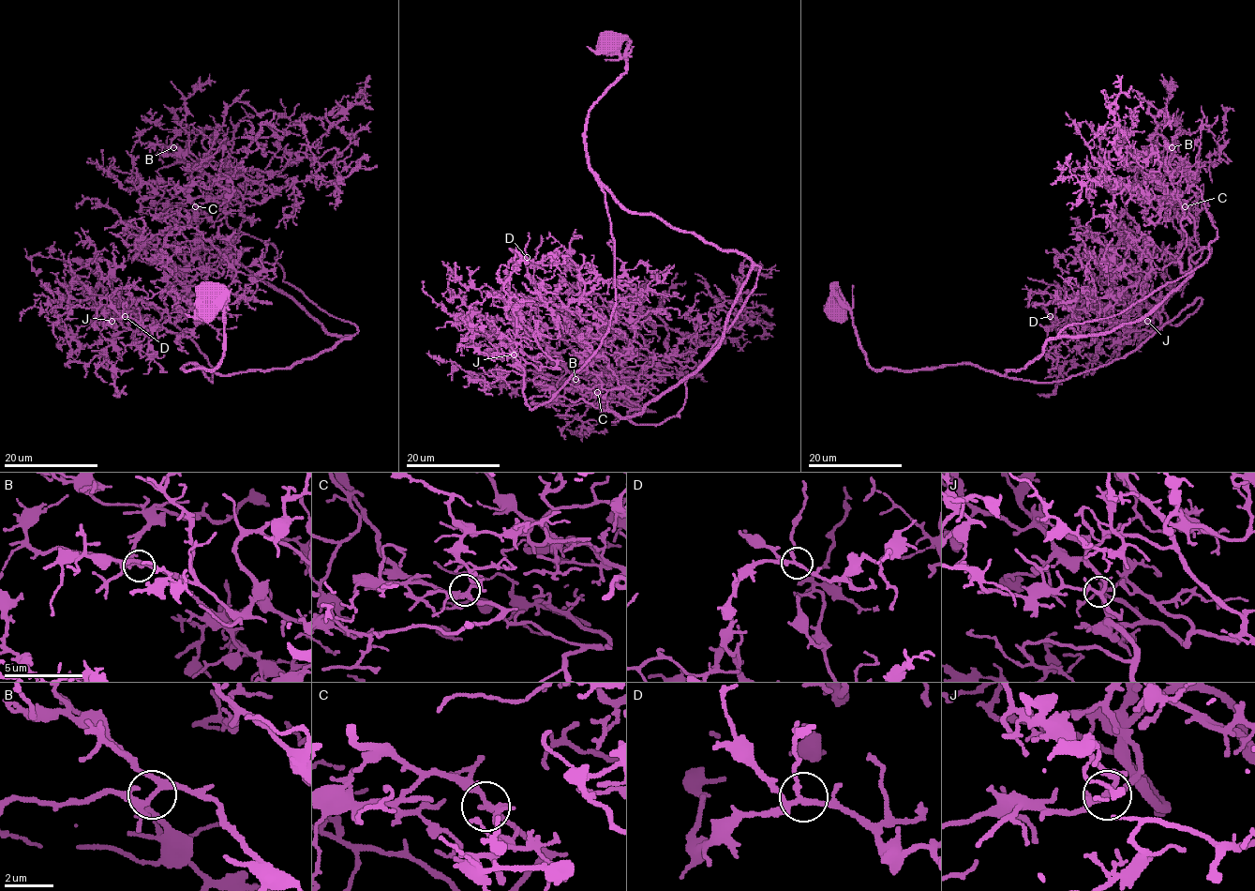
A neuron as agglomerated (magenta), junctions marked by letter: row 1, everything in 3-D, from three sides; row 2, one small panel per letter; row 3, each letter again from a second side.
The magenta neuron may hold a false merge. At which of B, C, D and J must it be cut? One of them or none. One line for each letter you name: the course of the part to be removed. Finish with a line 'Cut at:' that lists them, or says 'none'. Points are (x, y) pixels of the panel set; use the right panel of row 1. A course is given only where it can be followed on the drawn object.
Cut at: none

